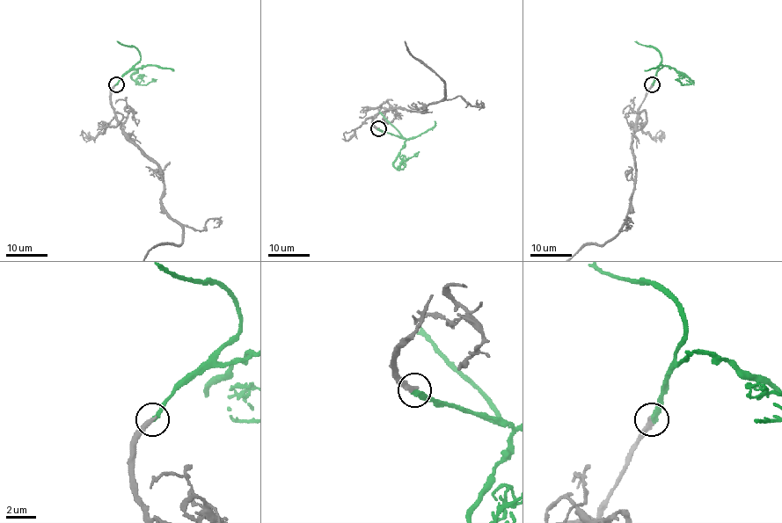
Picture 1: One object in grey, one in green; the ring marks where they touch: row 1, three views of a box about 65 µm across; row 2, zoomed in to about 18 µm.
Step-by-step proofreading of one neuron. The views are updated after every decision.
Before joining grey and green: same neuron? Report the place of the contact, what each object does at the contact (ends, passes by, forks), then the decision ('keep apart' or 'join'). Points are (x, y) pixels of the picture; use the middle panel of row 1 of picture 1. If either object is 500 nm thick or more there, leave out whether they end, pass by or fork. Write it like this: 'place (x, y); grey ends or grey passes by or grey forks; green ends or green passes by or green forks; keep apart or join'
place (378, 128); grey ends; green ends; join

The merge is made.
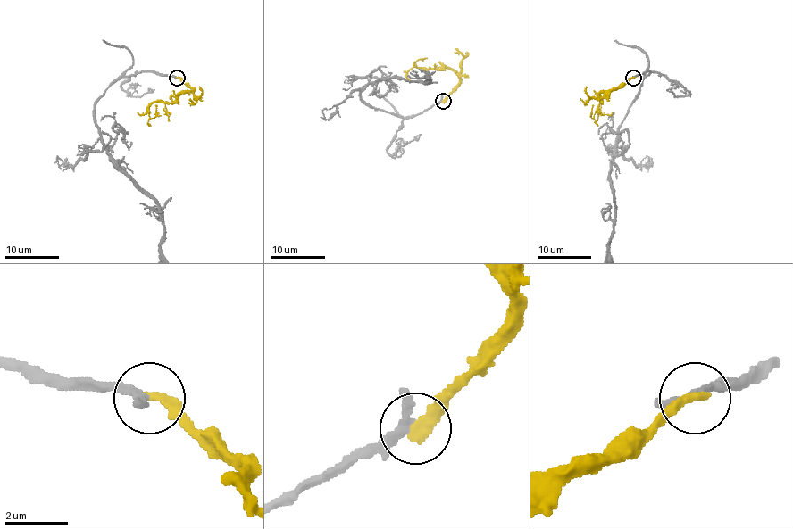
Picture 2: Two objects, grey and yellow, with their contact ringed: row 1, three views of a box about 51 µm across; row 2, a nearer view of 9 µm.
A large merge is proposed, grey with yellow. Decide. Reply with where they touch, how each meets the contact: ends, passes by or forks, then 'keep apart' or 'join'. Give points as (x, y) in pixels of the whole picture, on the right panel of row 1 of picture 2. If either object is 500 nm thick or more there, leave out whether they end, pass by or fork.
at (633, 78); grey ends there; yellow ends there; keep apart

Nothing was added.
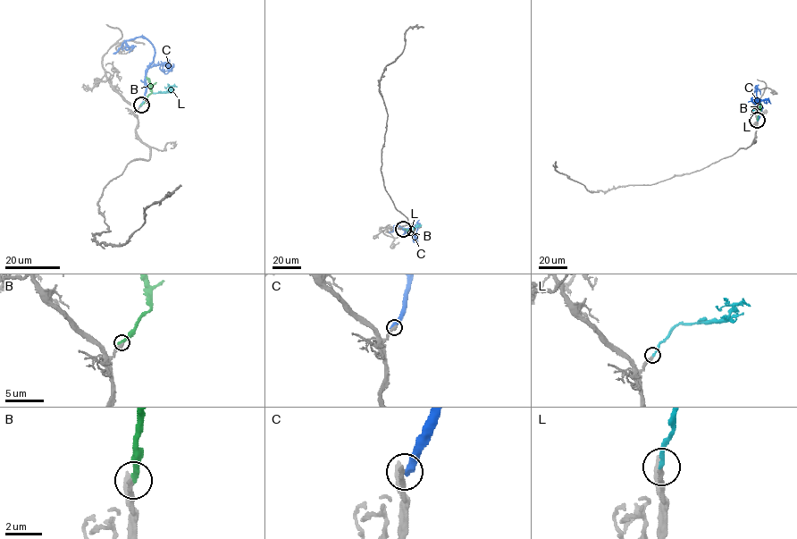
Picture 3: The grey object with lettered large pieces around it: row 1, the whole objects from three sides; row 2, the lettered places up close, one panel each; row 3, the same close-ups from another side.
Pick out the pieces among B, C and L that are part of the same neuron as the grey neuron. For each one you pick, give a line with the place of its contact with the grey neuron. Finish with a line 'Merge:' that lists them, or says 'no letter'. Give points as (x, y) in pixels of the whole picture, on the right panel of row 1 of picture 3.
L: (757, 120)
Merge: L

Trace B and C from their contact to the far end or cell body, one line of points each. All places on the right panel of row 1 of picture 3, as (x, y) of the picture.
B: (757, 121), (760, 103)
C: (757, 121), (760, 106), (755, 86), (760, 94)

